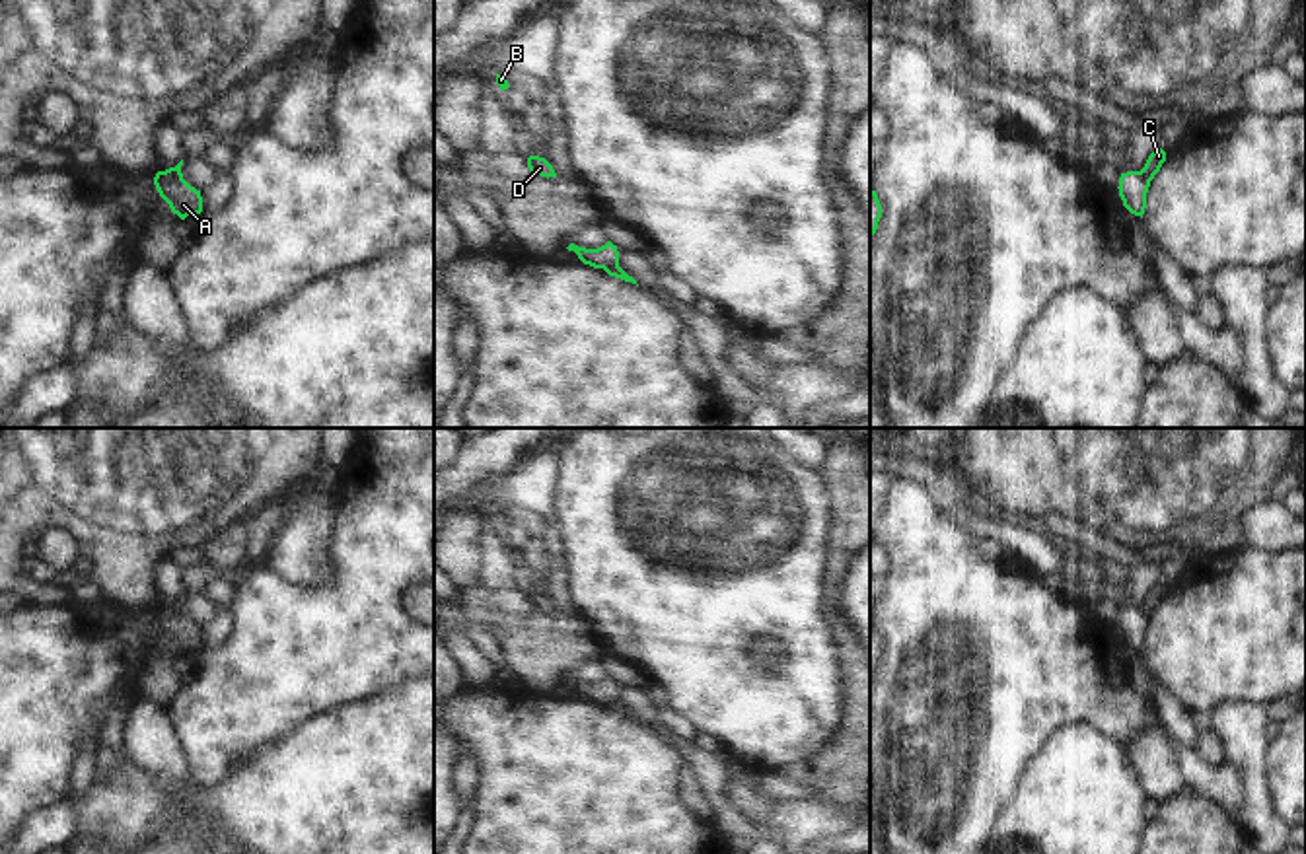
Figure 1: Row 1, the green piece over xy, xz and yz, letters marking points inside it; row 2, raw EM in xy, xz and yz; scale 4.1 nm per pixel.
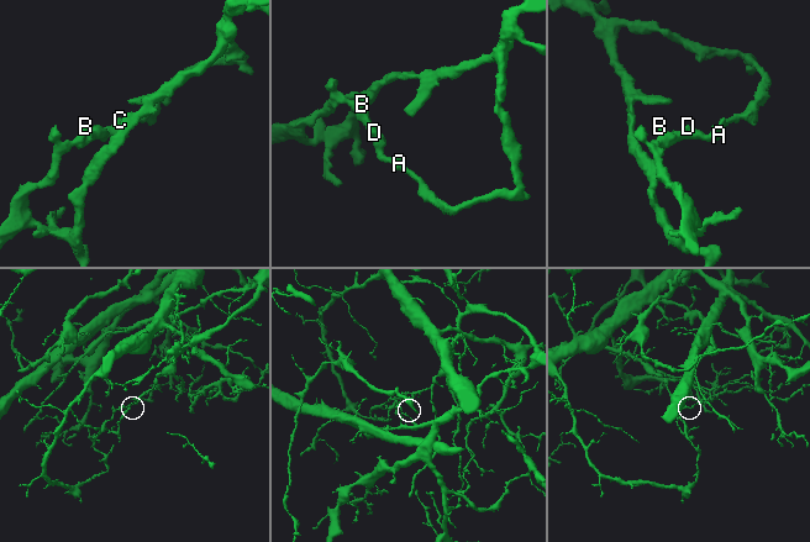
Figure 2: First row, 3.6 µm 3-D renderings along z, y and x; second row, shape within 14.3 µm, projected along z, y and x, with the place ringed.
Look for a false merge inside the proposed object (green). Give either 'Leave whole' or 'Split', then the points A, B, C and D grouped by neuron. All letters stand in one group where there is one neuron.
Split. Groups: A B D / C.

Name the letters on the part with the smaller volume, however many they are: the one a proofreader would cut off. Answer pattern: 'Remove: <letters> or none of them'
Remove: C

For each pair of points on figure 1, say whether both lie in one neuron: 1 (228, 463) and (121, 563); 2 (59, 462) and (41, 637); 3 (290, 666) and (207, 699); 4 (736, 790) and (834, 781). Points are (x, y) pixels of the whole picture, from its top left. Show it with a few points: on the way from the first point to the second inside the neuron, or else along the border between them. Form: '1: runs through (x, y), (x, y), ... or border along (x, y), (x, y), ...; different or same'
1: runs through (201, 483), (148, 535); same
2: border along (72, 602), (67, 605), (30, 605); different
3: runs through (269, 676), (240, 699), (228, 699); same
4: border along (812, 798), (832, 802), (849, 818); different

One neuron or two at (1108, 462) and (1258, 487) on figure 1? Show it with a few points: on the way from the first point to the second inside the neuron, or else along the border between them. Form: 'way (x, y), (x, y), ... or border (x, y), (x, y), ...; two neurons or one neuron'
way (1145, 462), (1221, 462); one neuron

